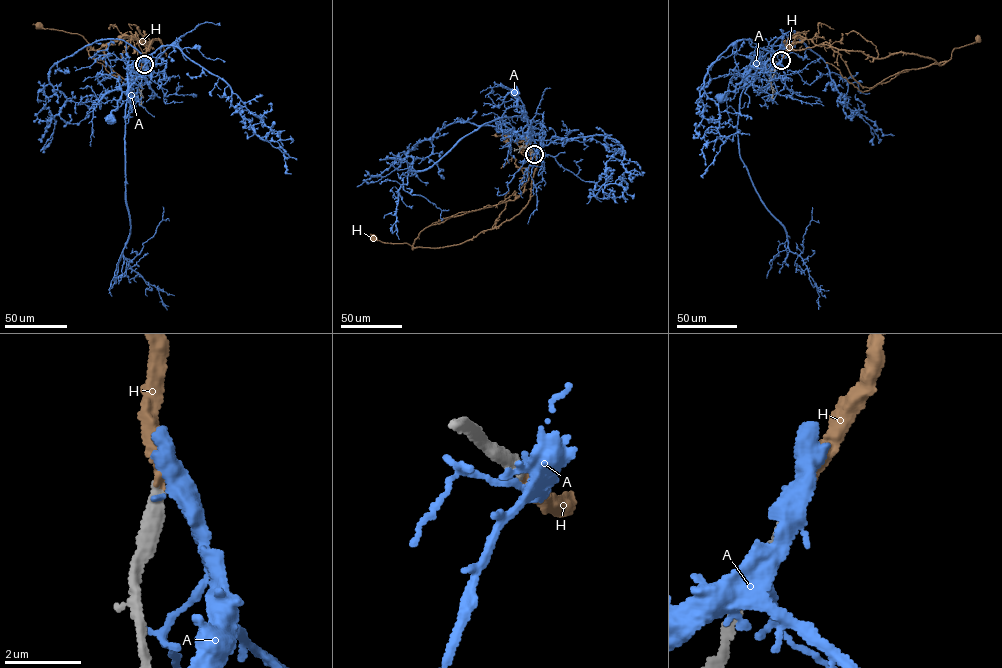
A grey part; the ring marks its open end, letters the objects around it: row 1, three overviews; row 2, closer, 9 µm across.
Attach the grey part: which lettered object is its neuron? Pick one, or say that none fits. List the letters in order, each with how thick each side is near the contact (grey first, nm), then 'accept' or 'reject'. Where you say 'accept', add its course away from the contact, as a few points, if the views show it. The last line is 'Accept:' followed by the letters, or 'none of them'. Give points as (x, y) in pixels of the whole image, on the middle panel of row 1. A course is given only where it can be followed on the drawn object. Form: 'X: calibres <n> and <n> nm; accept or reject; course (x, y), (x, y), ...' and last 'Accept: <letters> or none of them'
A: calibres 400 and 400 nm; reject
H: calibres 360 and 280 nm; accept; course (534, 153), (537, 166), (528, 203), (496, 227), (462, 243), (439, 248), (412, 249), (407, 243), (374, 238)
Accept: H

